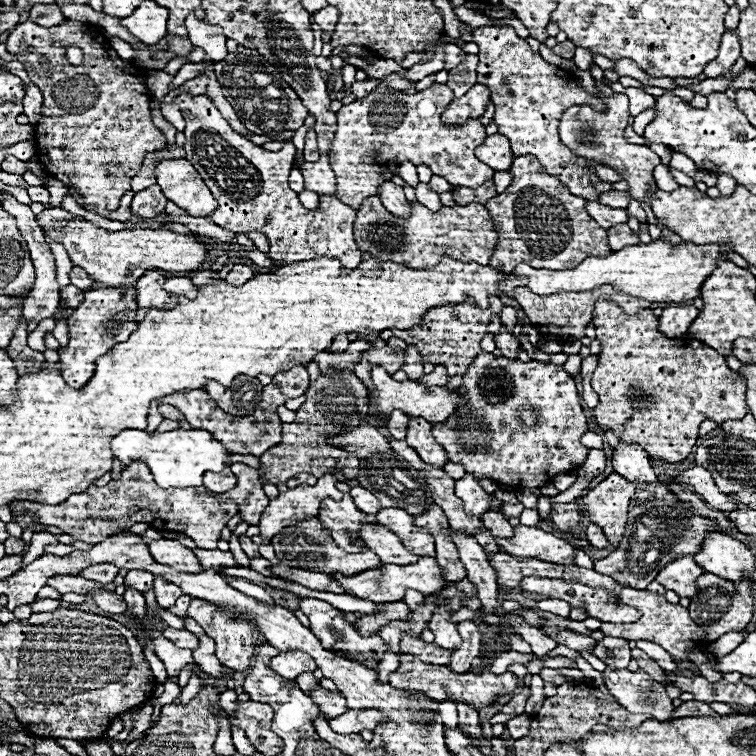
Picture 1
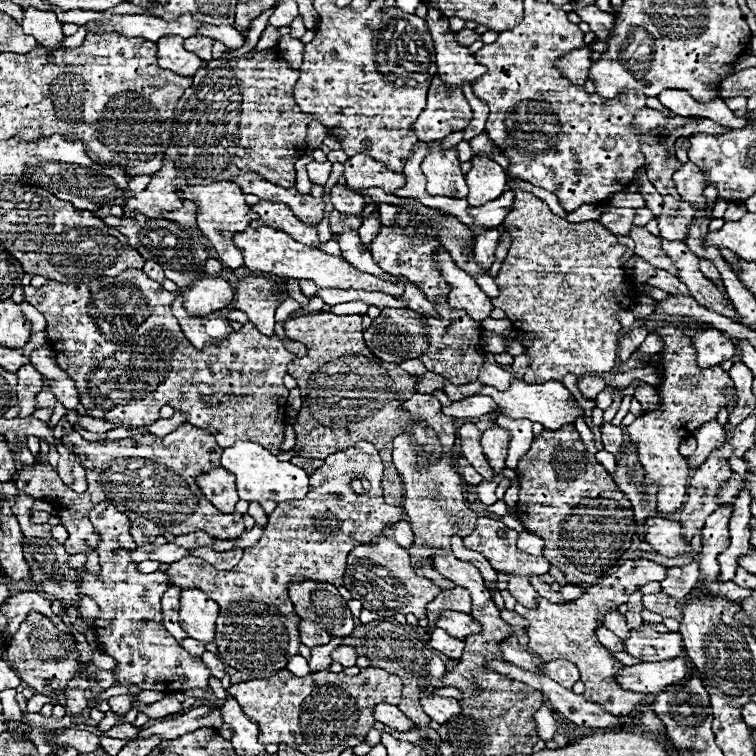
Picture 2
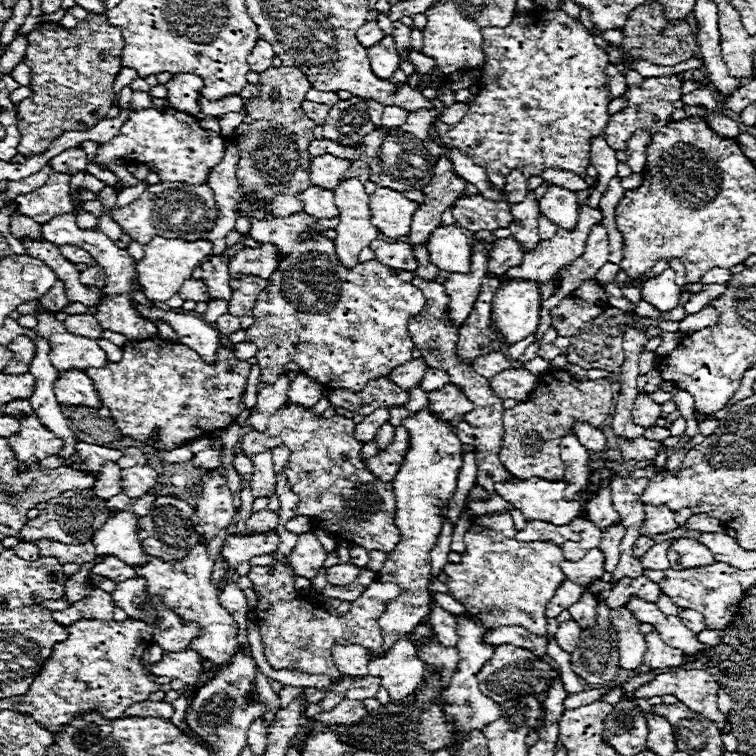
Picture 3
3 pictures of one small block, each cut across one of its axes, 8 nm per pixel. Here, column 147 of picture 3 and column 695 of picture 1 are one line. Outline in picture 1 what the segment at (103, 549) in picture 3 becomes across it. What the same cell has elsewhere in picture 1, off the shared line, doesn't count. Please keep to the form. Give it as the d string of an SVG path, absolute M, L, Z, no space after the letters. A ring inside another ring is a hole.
M708 532L702 540L702 550L698 554L694 554L694 562L698 566L702 566L706 572L712 572L724 580L740 580L742 576L750 576L754 574L754 556L750 552L750 548L734 538L730 538L724 532Z

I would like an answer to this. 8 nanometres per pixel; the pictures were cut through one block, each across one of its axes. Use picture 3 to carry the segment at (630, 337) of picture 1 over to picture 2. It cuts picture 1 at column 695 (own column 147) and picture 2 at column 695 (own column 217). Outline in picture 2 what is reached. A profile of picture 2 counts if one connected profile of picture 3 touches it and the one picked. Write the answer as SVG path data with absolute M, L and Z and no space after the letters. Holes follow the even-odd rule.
M662 326L656 328L654 334L658 334L664 342L658 360L664 378L656 386L660 404L656 410L644 412L630 426L626 426L626 434L638 448L638 458L646 468L646 476L658 484L658 512L662 512L662 516L672 516L684 504L688 484L688 464L686 458L678 452L680 442L684 438L692 438L692 430L714 420L722 408L732 408L738 394L728 372L724 372L720 366L700 368L696 364L690 338L682 334L682 330L674 326Z

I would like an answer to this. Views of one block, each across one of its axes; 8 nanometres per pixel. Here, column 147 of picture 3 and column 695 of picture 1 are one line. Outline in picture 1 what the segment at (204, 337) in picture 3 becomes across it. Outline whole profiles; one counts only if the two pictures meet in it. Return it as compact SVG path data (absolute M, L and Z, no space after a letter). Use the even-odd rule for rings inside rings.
M692 304L668 306L660 316L660 332L666 338L682 338L686 334L688 324L692 324L698 316L698 308Z

